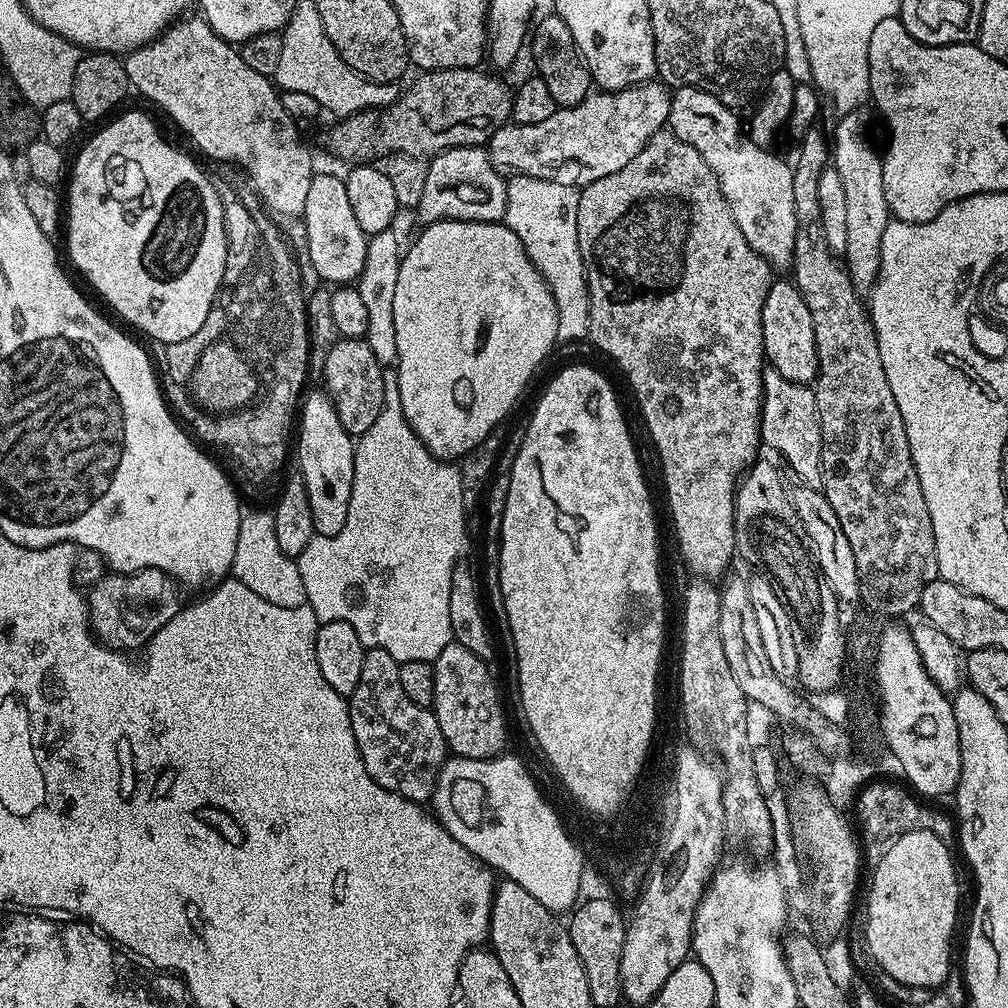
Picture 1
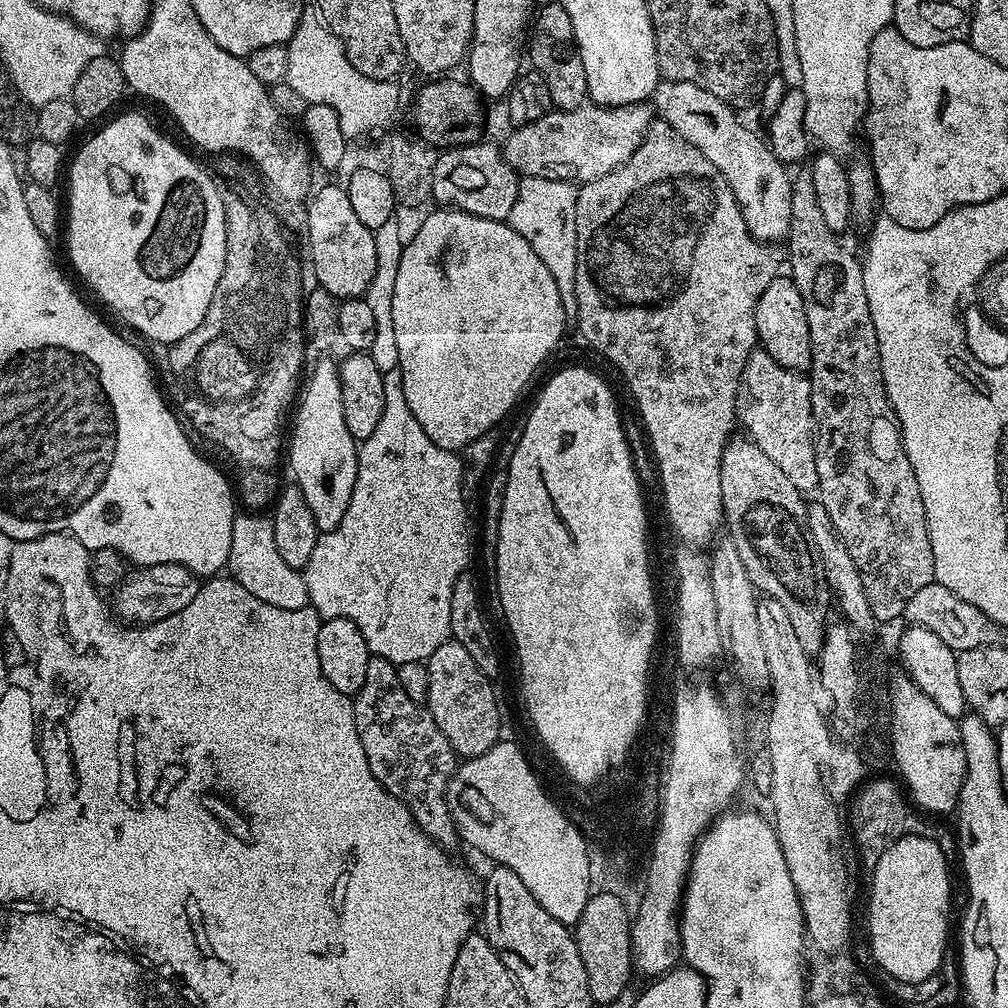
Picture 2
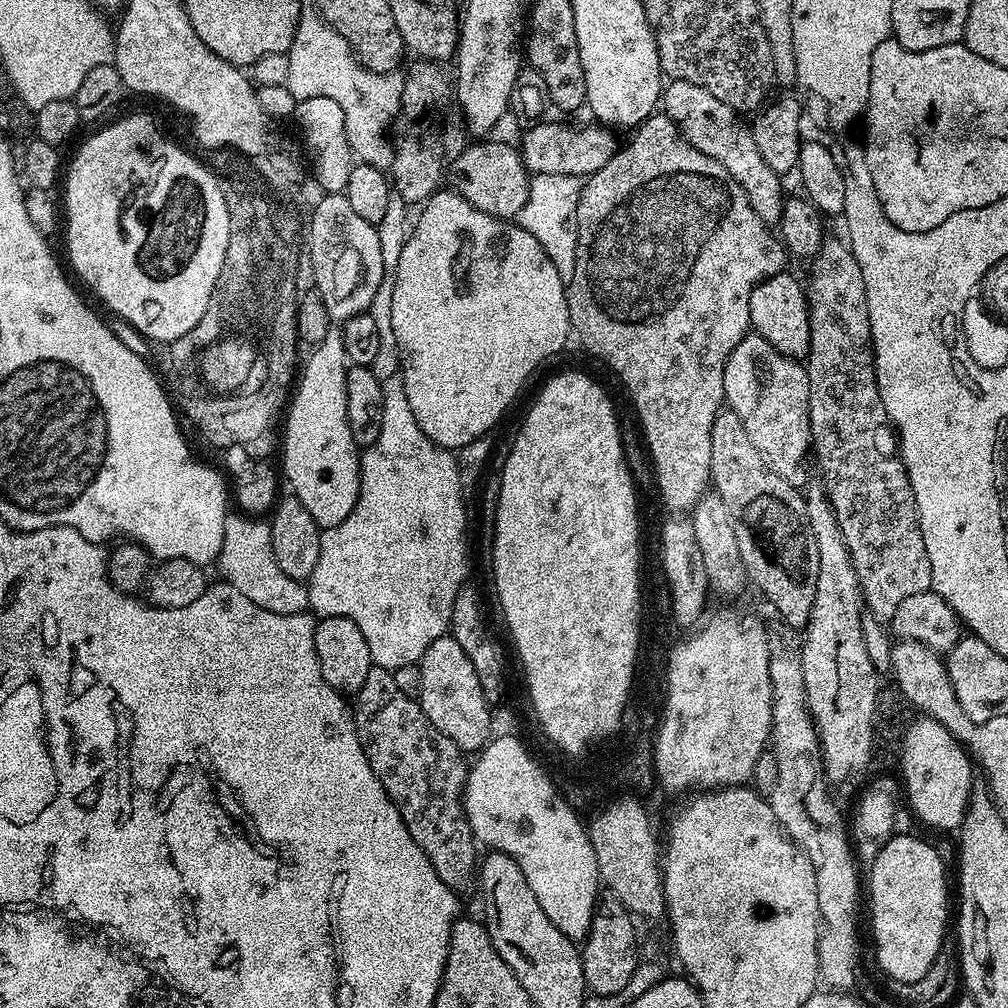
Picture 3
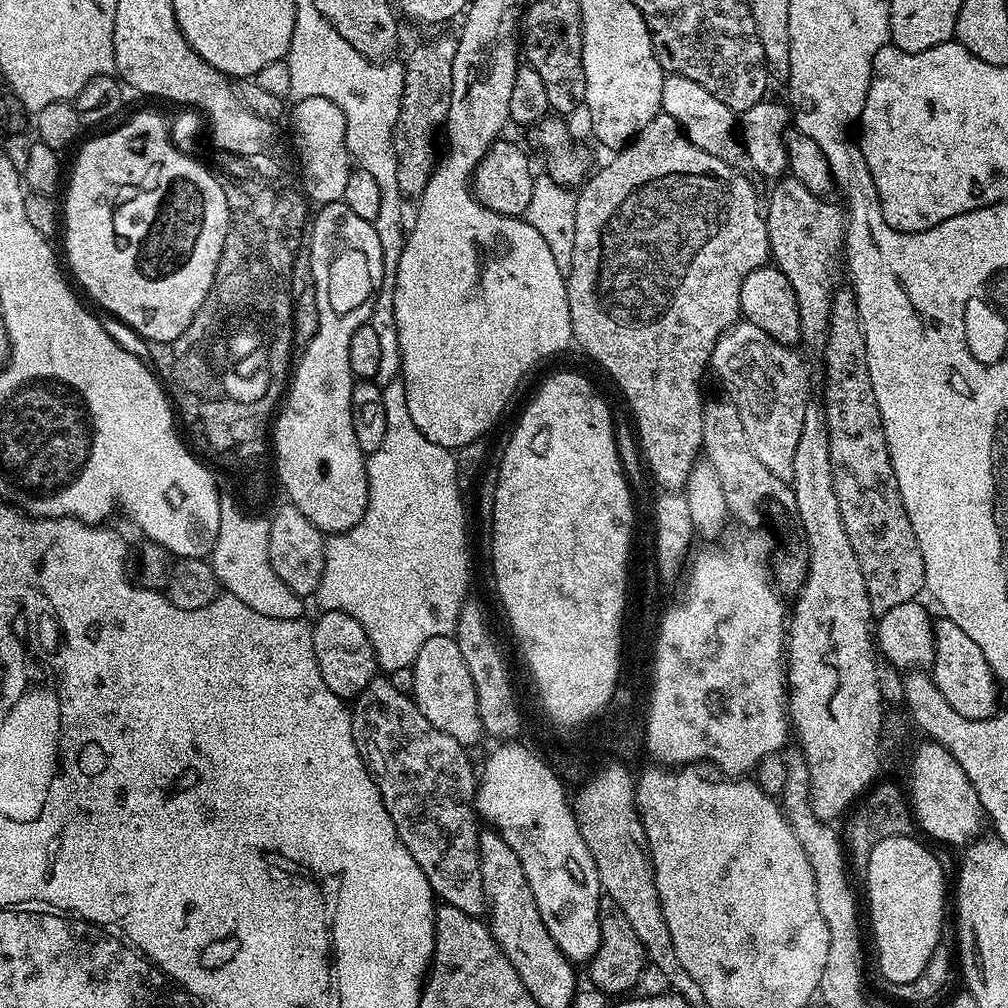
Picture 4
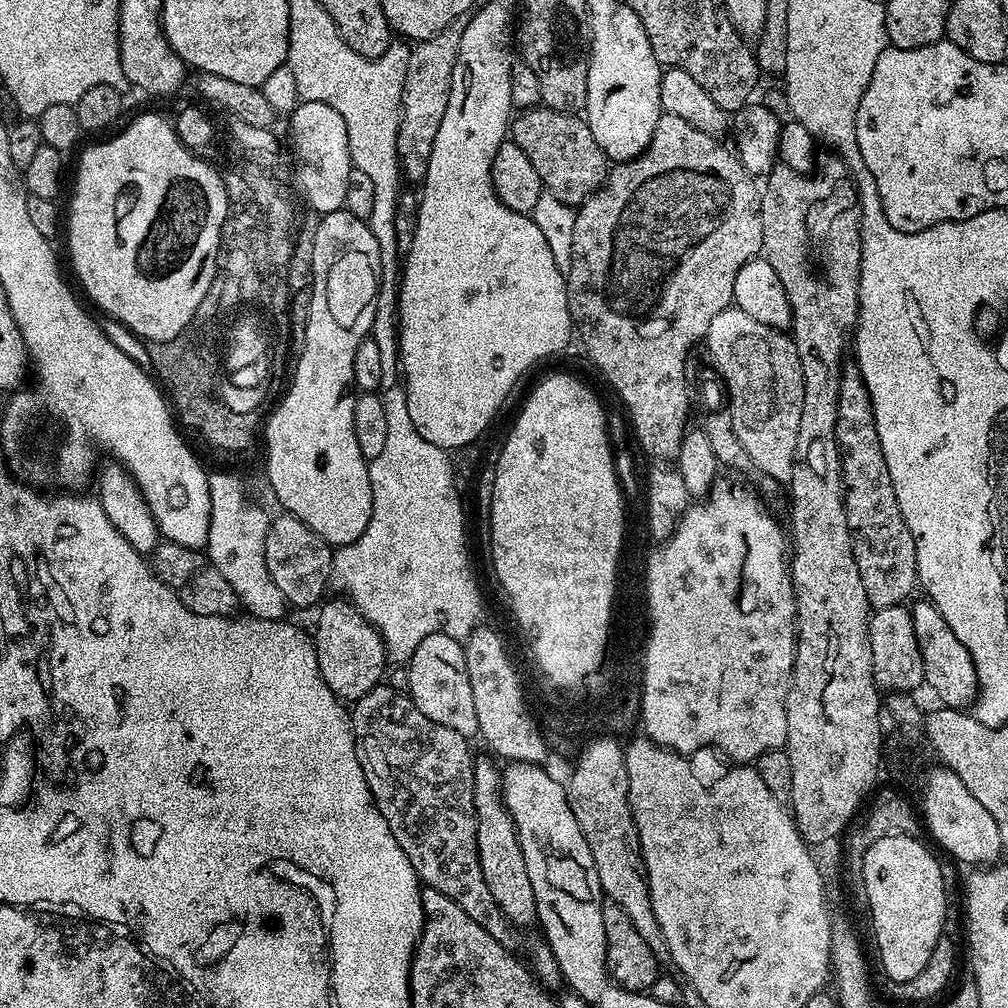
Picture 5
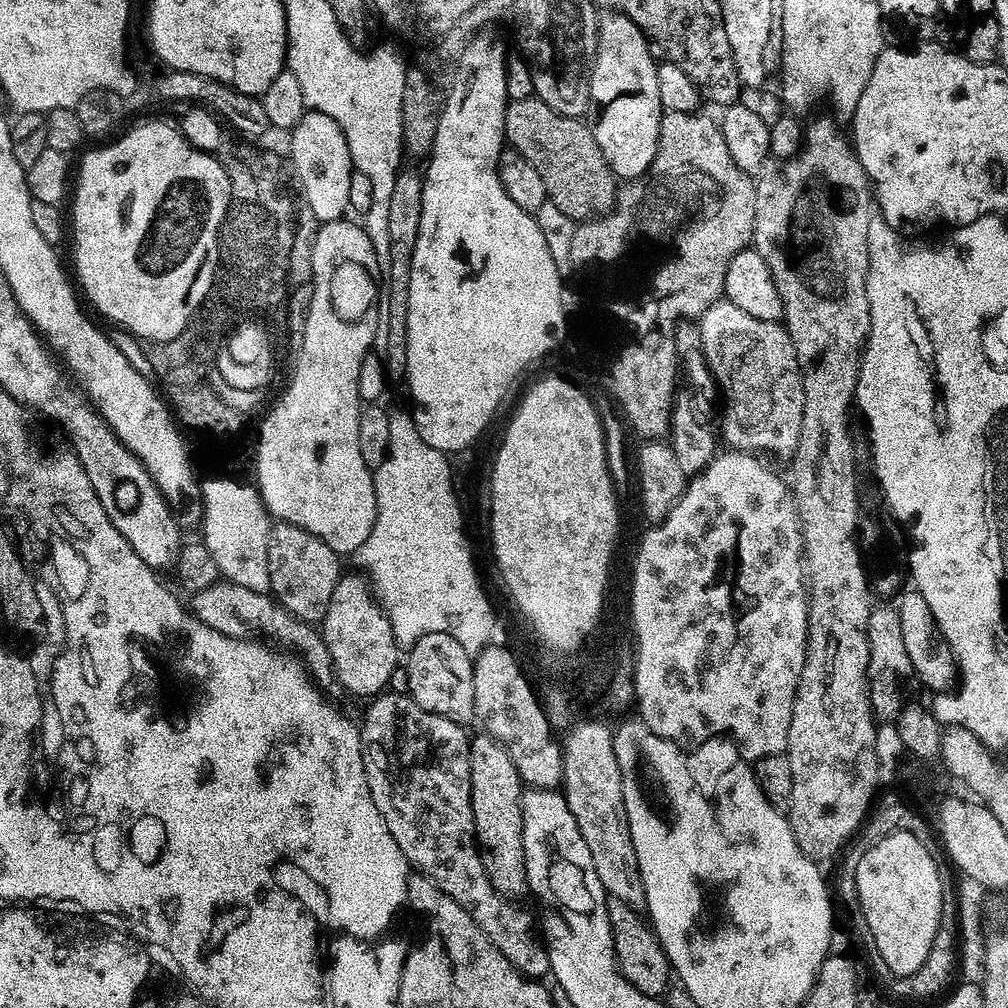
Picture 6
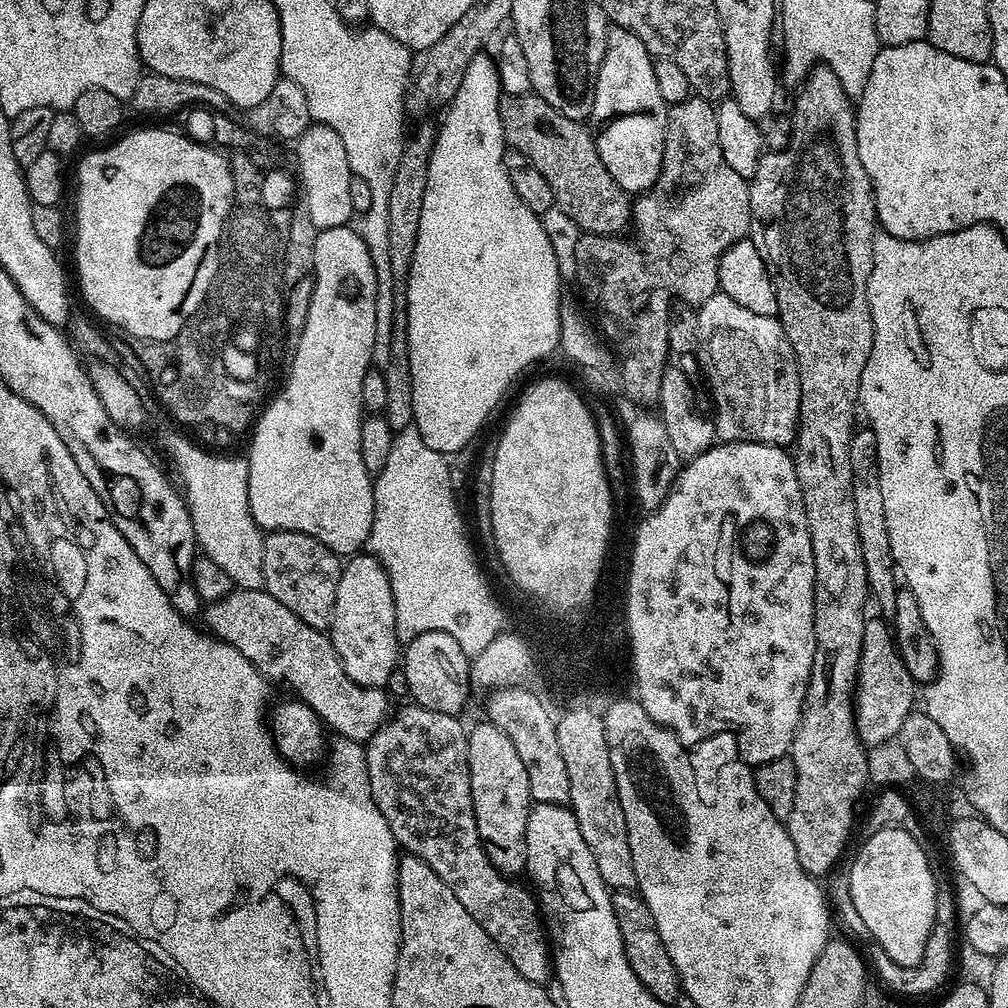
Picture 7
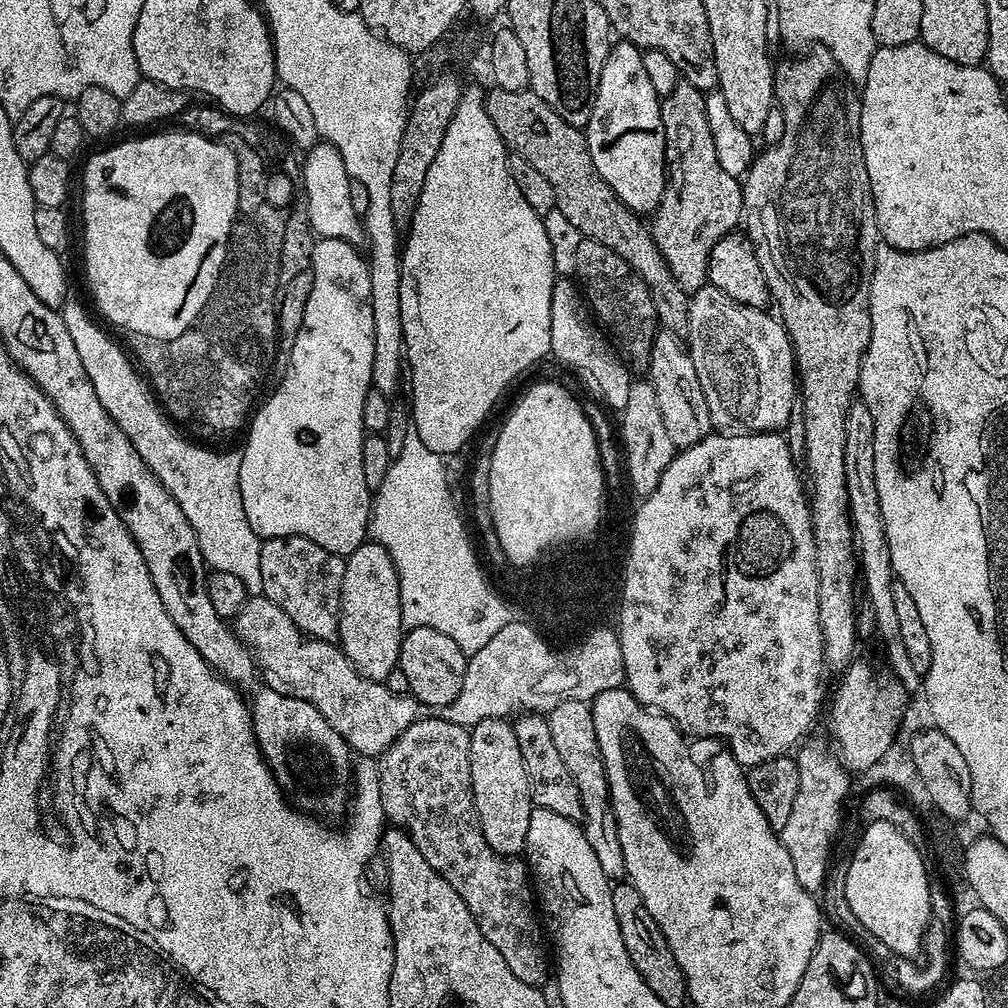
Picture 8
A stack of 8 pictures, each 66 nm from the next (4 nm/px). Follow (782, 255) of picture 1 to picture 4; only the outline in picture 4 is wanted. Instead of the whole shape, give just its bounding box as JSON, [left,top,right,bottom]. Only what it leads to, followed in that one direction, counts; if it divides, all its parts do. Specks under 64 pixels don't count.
[660,74,745,166]

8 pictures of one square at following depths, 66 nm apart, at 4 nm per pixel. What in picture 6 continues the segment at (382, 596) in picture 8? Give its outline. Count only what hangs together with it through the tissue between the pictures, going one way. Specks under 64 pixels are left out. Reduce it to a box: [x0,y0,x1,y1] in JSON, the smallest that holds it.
[318,570,402,698]

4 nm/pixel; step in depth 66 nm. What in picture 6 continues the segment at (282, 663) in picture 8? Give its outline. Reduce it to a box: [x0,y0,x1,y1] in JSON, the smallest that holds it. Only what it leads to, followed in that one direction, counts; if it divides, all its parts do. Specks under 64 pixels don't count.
[191,578,334,690]

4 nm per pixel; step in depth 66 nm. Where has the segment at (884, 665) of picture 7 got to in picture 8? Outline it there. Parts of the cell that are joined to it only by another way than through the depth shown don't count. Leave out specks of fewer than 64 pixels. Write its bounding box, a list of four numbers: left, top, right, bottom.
[828,659,910,774]

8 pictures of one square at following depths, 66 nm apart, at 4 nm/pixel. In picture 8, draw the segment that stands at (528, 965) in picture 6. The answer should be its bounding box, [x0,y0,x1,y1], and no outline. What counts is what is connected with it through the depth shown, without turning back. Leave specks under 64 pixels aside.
[378,714,550,988]

